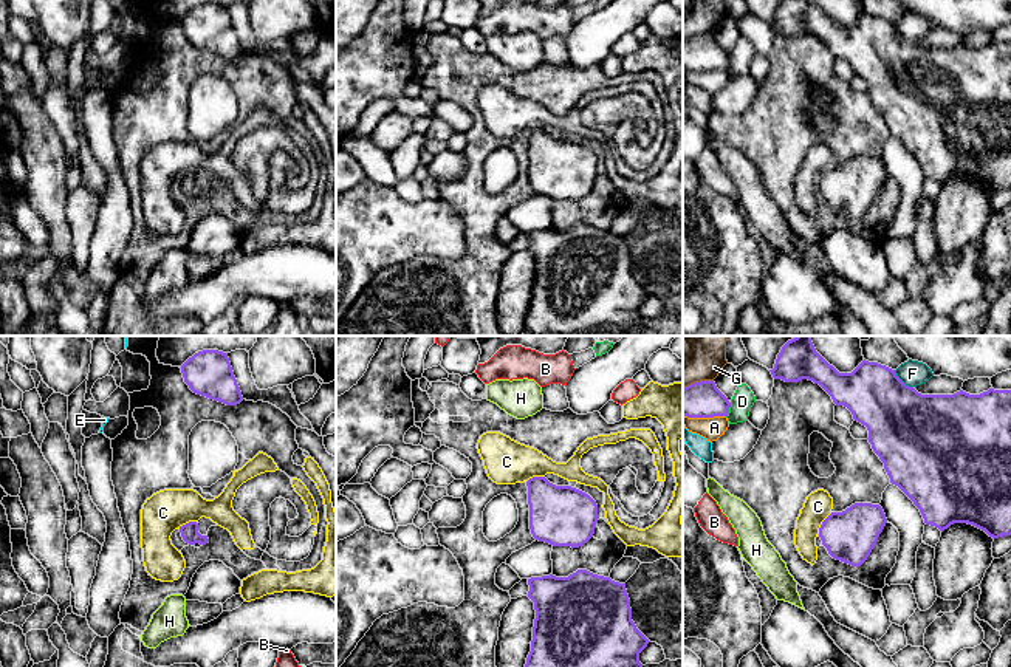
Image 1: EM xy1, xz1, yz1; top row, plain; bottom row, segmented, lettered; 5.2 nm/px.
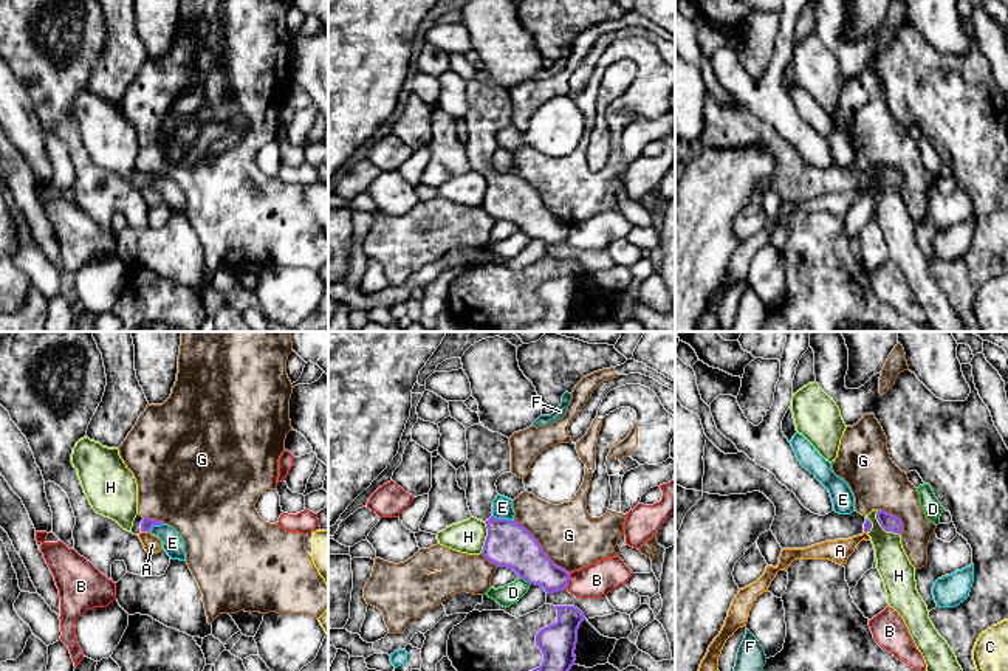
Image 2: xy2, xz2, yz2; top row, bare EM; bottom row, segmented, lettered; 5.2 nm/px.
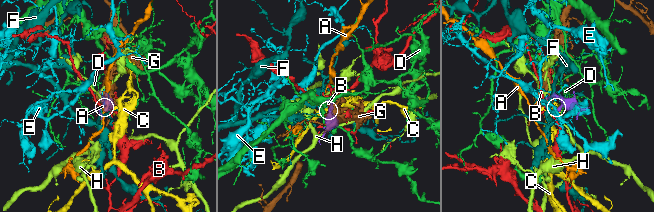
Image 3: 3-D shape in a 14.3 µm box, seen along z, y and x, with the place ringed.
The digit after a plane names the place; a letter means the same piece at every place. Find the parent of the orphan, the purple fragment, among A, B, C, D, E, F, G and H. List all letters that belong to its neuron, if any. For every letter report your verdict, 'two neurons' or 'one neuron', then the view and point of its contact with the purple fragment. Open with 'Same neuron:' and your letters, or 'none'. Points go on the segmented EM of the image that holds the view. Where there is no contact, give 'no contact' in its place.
Same neuron: none
A: two neurons; meets purple in yz1 at (705, 417)
B: two neurons; meets purple in xz2 at (569, 578)
C: two neurons; meets purple in yz1 at (822, 523)
D: two neurons; meets purple in yz1 at (728, 410)
E: two neurons; meets purple in xz2 at (504, 519)
F: two neurons; meets purple in yz1 at (901, 381)
G: two neurons; meets purple in xz2 at (541, 547)
H: two neurons; meets purple in yz2 at (883, 527)

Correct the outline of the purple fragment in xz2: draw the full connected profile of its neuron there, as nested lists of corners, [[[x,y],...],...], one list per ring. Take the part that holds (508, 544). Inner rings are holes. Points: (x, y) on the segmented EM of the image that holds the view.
[[[478,423],[466,429],[466,442],[468,507],[488,528],[482,555],[497,567],[513,569],[519,578],[543,587],[547,595],[567,589],[570,572],[556,566],[522,524],[492,516],[492,501],[499,494],[495,482],[511,473],[509,439]]]

